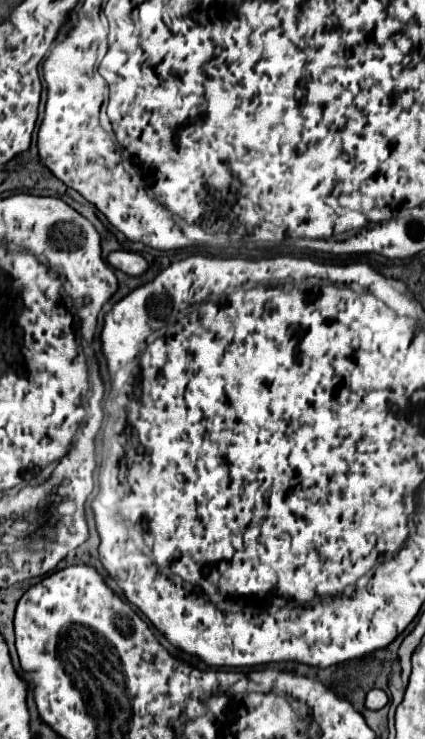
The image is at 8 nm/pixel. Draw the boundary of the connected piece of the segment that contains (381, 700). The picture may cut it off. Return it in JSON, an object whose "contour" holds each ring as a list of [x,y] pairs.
{"contour":[[[372,689],[366,695],[366,707],[368,709],[382,709],[388,703],[388,695],[382,689]]]}

